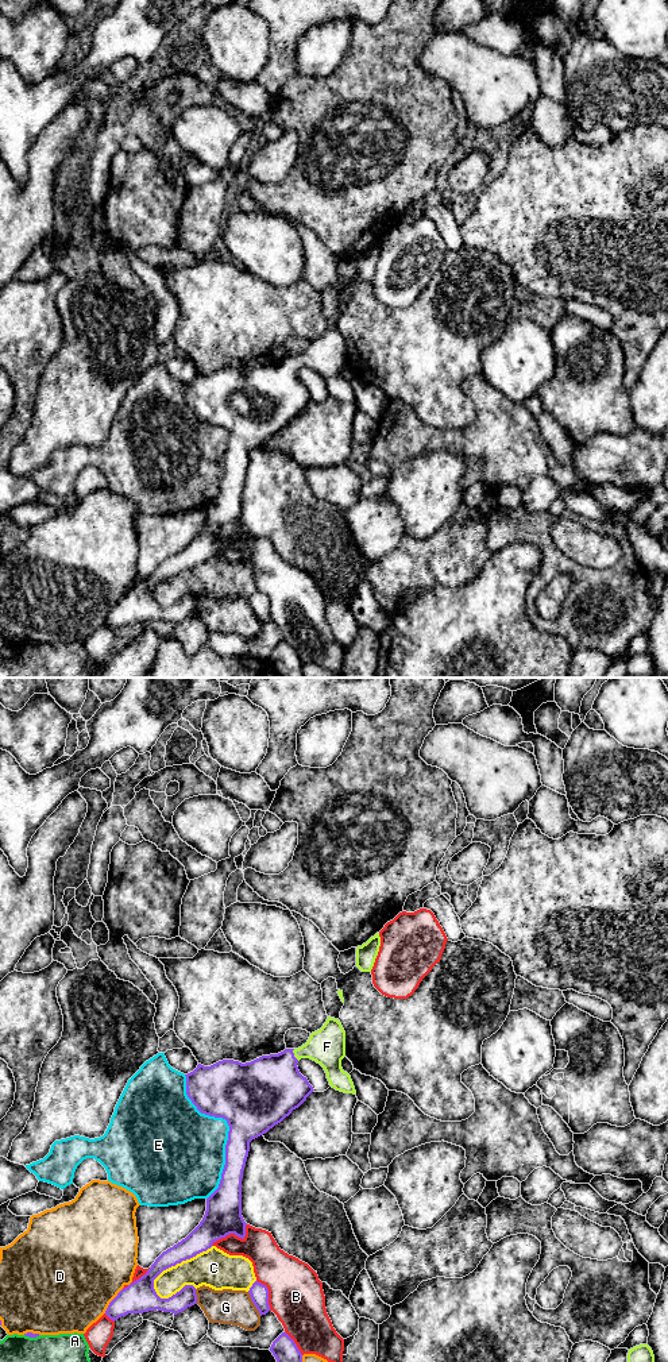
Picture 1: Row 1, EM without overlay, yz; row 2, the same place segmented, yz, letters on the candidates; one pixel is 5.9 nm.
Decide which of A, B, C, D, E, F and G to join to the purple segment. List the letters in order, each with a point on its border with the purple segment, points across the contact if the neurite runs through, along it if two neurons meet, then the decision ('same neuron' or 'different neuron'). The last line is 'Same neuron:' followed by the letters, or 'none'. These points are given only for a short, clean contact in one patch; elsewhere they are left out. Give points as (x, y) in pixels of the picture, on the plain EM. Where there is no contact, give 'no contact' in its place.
A: meets purple in yz at (33, 645); different neuron
B: meets purple in yz at (232, 541); different neuron
C: meets purple in yz at (176, 573); different neuron
D: meets purple in yz at (112, 609); different neuron
E: meets purple in yz at (230, 438); different neuron
F: meets purple in yz at (293, 363); same neuron
G: meets purple in yz at (254, 613); different neuron
Same neuron: F

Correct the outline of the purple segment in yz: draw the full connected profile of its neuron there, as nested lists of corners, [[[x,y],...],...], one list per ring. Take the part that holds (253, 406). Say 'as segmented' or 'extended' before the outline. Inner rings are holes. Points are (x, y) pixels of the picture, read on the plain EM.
extended; [[[328,325],[324,335],[312,342],[308,351],[298,358],[285,358],[278,363],[262,364],[246,373],[233,369],[223,369],[211,375],[198,373],[193,381],[185,383],[186,404],[197,418],[209,425],[223,427],[229,435],[221,489],[219,497],[206,508],[206,520],[200,533],[185,548],[163,560],[144,584],[121,598],[109,611],[105,624],[111,629],[115,630],[128,622],[143,622],[155,618],[177,624],[197,613],[193,594],[185,594],[171,606],[161,607],[154,598],[154,589],[163,579],[206,560],[216,549],[229,543],[244,548],[247,532],[242,525],[242,487],[250,451],[281,432],[314,400],[308,387],[298,379],[297,373],[301,367],[310,367],[320,373],[332,397],[355,404],[356,400],[351,385],[341,377],[344,366],[345,340],[340,329]]]

